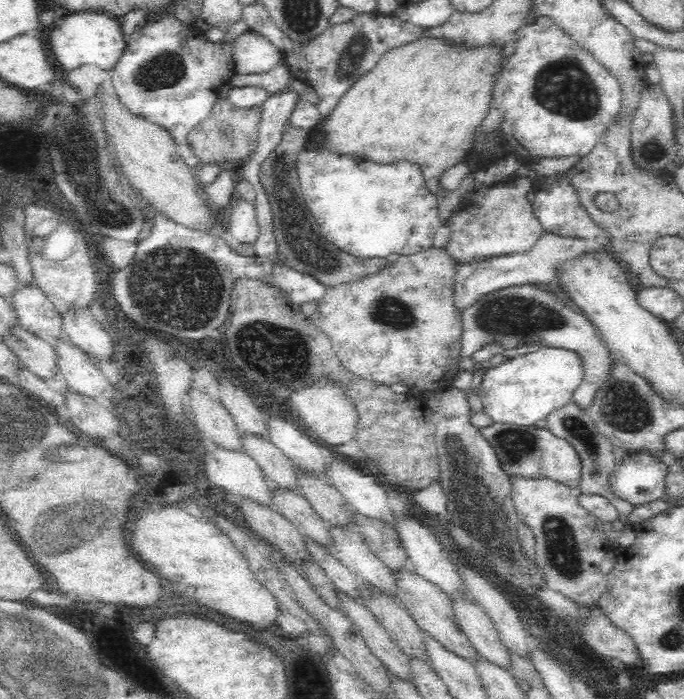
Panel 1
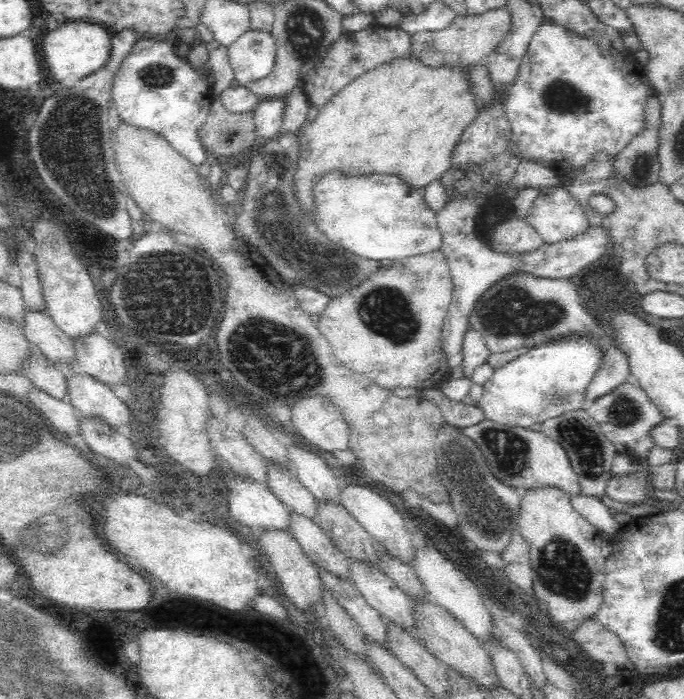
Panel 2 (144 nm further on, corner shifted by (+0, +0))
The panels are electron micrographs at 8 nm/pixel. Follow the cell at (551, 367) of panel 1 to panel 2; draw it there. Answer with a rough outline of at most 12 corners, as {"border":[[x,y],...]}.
{"border":[[548,342],[496,368],[476,406],[530,428],[582,408],[598,350]]}

